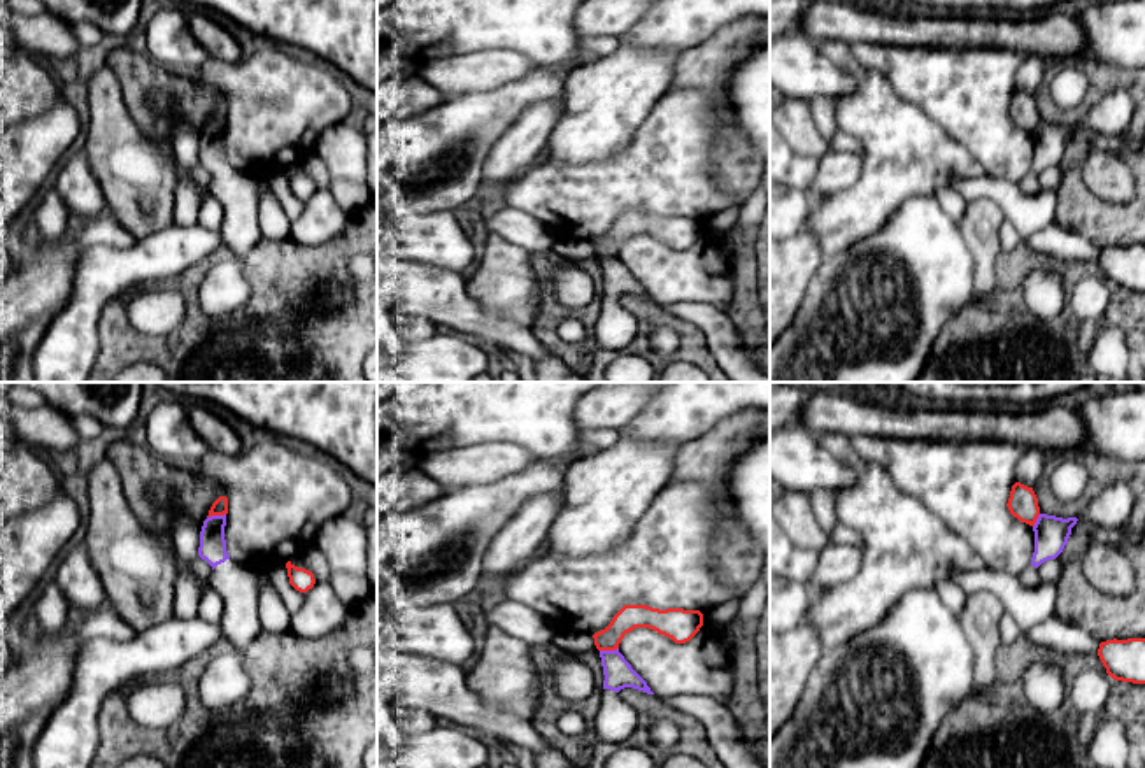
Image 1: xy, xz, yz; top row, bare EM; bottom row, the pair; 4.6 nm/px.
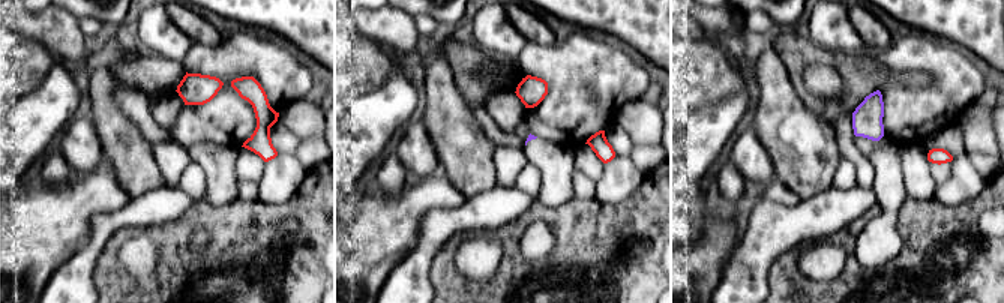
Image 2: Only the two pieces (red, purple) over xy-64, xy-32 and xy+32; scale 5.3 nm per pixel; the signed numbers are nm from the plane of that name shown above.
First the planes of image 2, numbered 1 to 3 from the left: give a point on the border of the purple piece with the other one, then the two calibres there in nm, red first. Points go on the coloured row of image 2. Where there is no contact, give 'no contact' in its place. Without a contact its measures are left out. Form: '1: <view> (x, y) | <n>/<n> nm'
1: no contact
2: no contact
3: no contact

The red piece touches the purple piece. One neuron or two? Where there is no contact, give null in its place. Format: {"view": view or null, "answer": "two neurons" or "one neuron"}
{"view": "xy", "answer": "two neurons"}

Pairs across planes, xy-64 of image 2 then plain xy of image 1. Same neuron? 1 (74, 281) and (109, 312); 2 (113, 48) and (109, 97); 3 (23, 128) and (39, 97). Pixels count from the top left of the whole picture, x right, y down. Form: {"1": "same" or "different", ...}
{"1": "different", "2": "different", "3": "different"}

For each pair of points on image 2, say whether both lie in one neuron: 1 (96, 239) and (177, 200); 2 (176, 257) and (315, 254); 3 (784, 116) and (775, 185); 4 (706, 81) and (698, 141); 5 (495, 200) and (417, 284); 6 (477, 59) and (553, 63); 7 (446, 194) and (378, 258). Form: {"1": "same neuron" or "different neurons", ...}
{"1": "same neuron", "2": "same neuron", "3": "different neurons", "4": "different neurons", "5": "same neuron", "6": "different neurons", "7": "same neuron"}

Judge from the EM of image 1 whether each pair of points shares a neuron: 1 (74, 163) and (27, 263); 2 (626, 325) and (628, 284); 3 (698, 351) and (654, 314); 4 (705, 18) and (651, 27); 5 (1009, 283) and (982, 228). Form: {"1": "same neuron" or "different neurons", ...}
{"1": "different neurons", "2": "same neuron", "3": "same neuron", "4": "same neuron", "5": "different neurons"}

